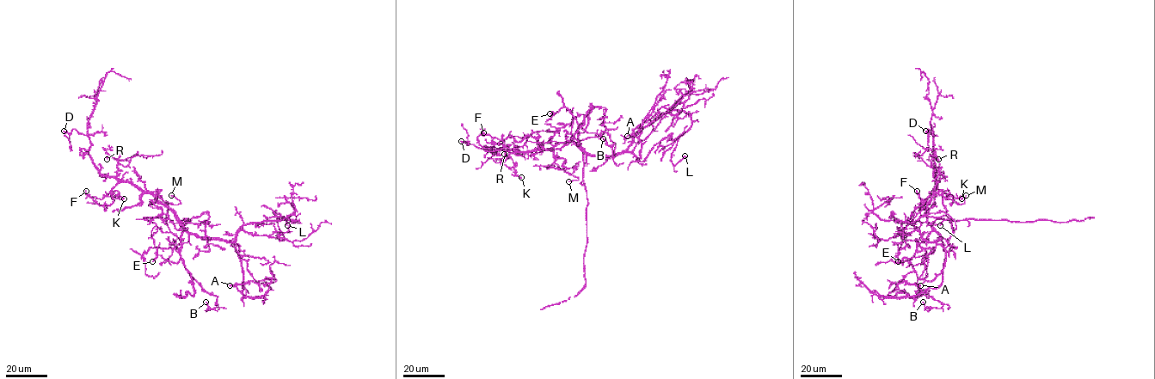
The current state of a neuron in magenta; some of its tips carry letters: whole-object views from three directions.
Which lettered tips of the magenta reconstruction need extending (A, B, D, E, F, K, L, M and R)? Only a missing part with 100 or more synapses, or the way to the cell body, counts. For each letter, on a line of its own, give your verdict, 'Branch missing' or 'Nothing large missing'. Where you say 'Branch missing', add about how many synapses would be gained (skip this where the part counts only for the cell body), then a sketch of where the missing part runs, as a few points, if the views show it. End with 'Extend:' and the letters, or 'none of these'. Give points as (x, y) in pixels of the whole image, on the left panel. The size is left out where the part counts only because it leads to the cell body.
A: Nothing large missing
B: Nothing large missing
D: Nothing large missing
E: Nothing large missing
F: Nothing large missing
K: Nothing large missing
L: Nothing large missing
M: Nothing large missing
R: Nothing large missing
Extend: none of these

